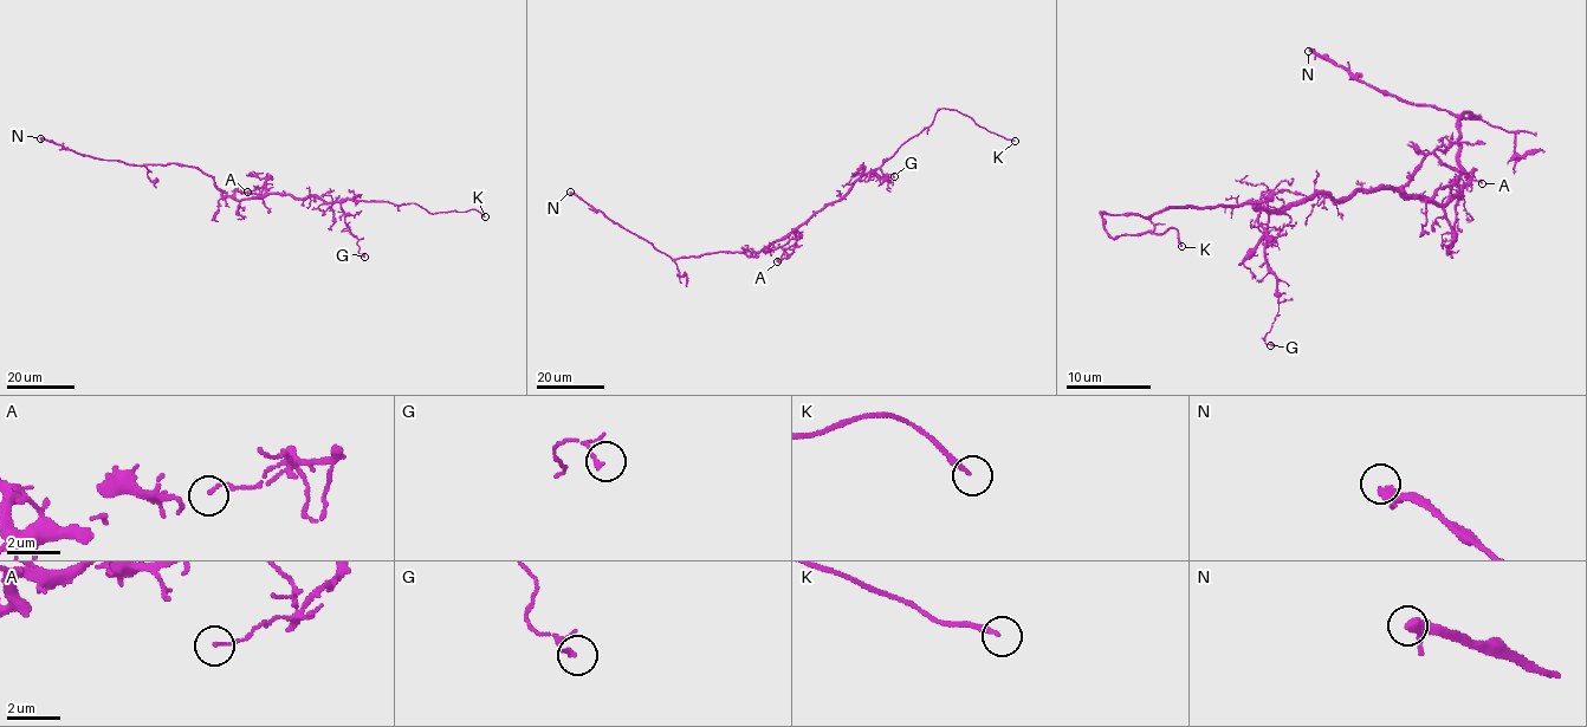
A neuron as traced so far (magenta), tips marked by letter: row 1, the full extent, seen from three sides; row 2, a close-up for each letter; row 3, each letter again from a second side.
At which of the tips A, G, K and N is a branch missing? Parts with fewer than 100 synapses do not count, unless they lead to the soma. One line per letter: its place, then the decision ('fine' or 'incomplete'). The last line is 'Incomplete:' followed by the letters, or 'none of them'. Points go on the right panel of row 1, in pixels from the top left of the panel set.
A: (1482, 183) | fine
G: (1270, 345) | fine
K: (1181, 246) | incomplete
N: (1308, 51) | fine
Incomplete: K

